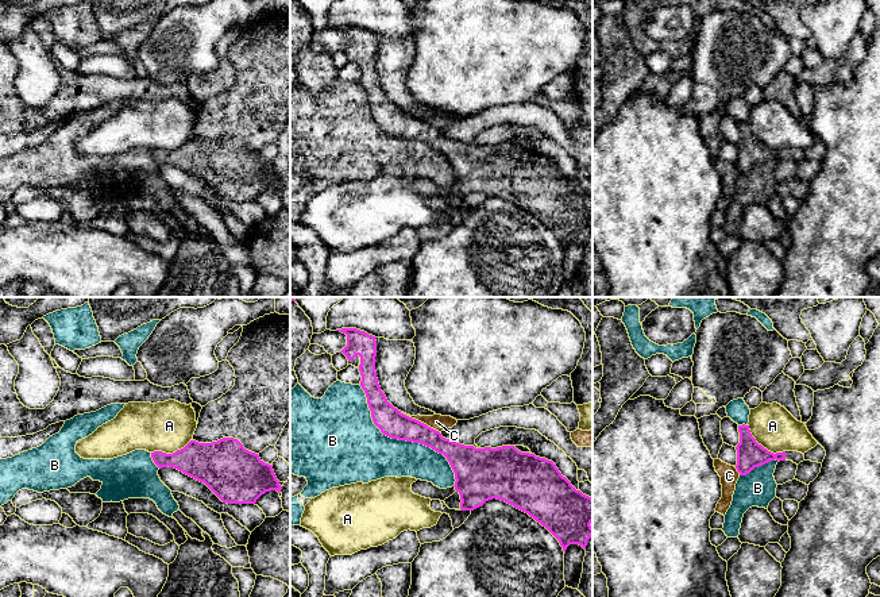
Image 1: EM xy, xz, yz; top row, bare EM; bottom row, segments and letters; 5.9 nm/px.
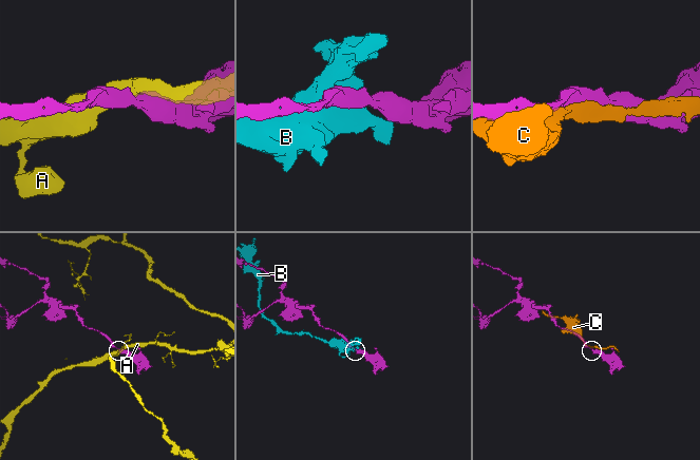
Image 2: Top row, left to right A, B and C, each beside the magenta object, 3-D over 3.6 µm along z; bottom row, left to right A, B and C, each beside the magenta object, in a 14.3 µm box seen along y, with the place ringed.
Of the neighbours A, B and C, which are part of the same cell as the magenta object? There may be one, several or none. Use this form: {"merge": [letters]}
{"merge": []}

